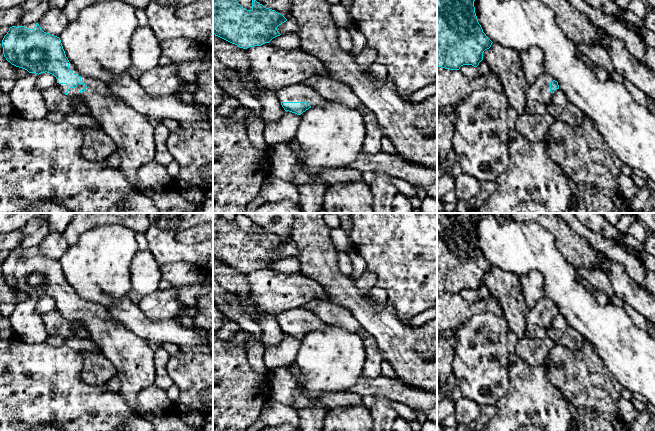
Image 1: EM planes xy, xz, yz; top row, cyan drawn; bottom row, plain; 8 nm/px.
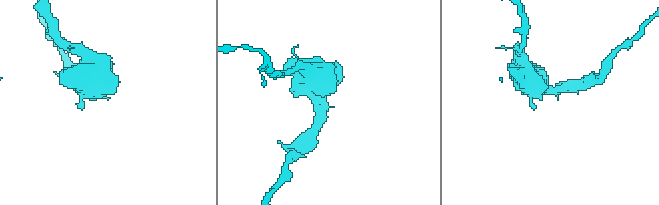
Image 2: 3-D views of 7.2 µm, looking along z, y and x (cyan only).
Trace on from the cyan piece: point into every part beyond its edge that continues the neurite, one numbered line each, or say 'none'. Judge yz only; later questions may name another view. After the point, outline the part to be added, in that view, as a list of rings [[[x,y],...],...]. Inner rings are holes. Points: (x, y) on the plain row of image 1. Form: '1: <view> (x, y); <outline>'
1: yz (539, 315); [[[546,295],[537,301],[535,306],[526,314],[526,322],[528,324],[537,325],[546,331],[550,328],[553,320],[558,316],[556,313],[553,317],[550,316],[550,306],[554,302]]]

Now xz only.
1: xz (299, 316); [[[302,307],[291,308],[275,315],[278,325],[281,326],[308,326],[311,331],[322,330],[325,323],[313,312]]]

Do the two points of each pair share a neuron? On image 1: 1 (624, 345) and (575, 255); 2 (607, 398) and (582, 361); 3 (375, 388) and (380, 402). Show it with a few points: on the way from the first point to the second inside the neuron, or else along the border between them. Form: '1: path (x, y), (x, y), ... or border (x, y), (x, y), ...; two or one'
1: border (559, 250), (575, 268); two
2: path (598, 389), (582, 373), (582, 370); one
3: border (374, 396), (385, 396), (391, 401); two

